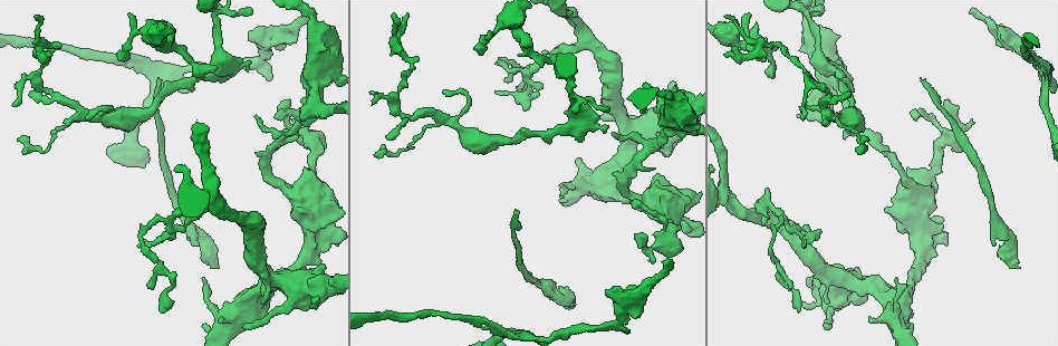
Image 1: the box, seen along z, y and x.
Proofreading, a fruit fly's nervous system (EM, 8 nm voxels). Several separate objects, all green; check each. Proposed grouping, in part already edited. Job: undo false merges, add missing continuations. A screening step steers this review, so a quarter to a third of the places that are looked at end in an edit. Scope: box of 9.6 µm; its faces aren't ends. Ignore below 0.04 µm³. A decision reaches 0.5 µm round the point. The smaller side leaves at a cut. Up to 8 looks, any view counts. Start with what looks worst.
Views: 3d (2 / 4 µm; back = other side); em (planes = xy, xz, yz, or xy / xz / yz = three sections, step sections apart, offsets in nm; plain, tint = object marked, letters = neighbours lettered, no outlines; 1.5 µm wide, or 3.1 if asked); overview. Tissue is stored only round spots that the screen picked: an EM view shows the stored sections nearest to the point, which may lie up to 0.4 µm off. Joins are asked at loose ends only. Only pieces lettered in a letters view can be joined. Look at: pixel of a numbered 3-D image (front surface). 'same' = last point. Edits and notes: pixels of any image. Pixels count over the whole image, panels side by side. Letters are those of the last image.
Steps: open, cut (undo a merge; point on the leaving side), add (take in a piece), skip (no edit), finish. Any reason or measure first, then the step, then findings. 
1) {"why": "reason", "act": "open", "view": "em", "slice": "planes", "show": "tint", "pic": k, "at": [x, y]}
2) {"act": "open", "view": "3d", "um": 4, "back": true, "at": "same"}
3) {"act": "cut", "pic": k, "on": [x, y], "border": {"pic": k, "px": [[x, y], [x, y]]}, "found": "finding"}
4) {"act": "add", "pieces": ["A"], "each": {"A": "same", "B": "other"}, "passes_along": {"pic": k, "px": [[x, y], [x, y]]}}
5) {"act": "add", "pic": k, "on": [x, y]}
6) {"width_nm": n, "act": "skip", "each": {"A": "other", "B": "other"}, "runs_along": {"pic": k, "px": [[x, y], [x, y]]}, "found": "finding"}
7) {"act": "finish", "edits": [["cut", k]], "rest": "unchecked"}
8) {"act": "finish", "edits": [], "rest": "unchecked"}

{"why": "tapers out", "act": "open", "view": "em", "slice": "planes", "show": "letters", "pic": 1, "at": [277, 116]}

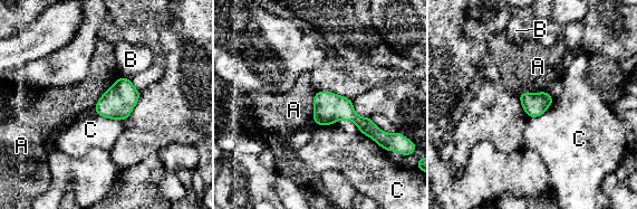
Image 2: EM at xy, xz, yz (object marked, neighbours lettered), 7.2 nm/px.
{"longest_contact_nm": ["A", 280], "act": "skip", "each": {"A": "other", "B": "other", "C": "other"}, "border": {"pic": 2, "px": [[94, 111], [105, 117], [122, 121]]}, "found": "no lettered piece goes on from it"}

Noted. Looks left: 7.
{"why": "branch stops here", "act": "open", "view": "3d", "um": 4, "pic": 1, "at": [544, 53]}

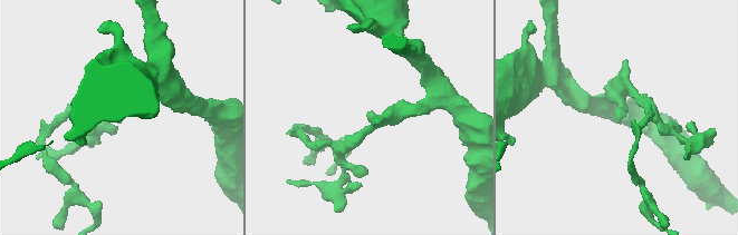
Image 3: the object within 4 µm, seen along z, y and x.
{"why": "now the EM", "act": "open", "view": "em", "slice": "yz", "step": 8, "show": "tint", "pic": 3, "at": [367, 115]}

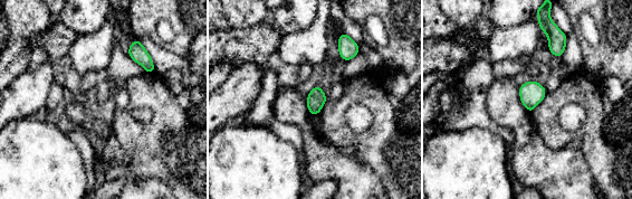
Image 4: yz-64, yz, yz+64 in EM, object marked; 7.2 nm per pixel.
{"act": "open", "view": "em", "slice": "planes", "show": "letters", "at": "same"}

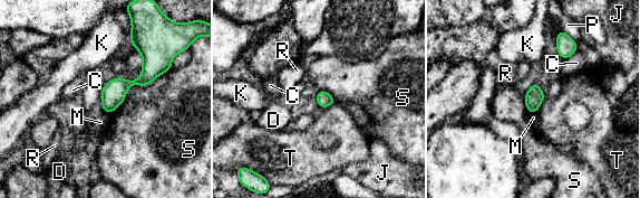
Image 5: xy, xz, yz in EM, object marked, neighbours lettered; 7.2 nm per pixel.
{"width_nm": 110, "longest_contact_nm": ["S", 550], "act": "skip", "each": {"C": "other", "D": "other", "J": "other", "K": "other", "M": "other", "P": "other", "R": "other", "S": "other", "T": "other"}, "found": "none of them fits"}

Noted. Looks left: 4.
{"why": "sharp bend", "act": "open", "view": "em", "slice": "xy", "step": 8, "show": "tint", "pic": 1, "at": [772, 46]}

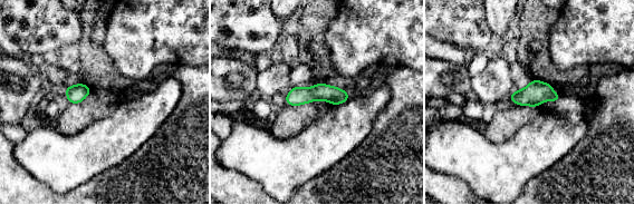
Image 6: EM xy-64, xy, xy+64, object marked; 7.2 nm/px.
{"act": "open", "view": "em", "slice": "planes", "show": "letters", "at": "same"}

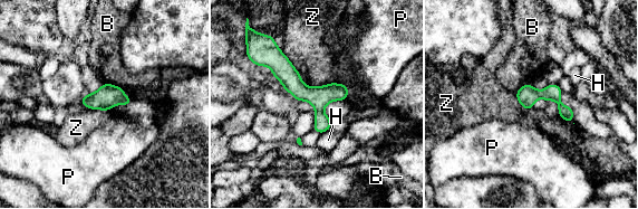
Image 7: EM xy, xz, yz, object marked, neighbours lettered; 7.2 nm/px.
{"act": "skip", "each": {"B": "other", "H": "other", "P": "other", "Z": "other"}, "runs_along": {"pic": 7, "px": [[272, 53], [319, 105], [327, 126]]}, "found": "one cell here"}

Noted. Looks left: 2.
{"act": "finish", "edits": [], "rest": "unchecked"}

